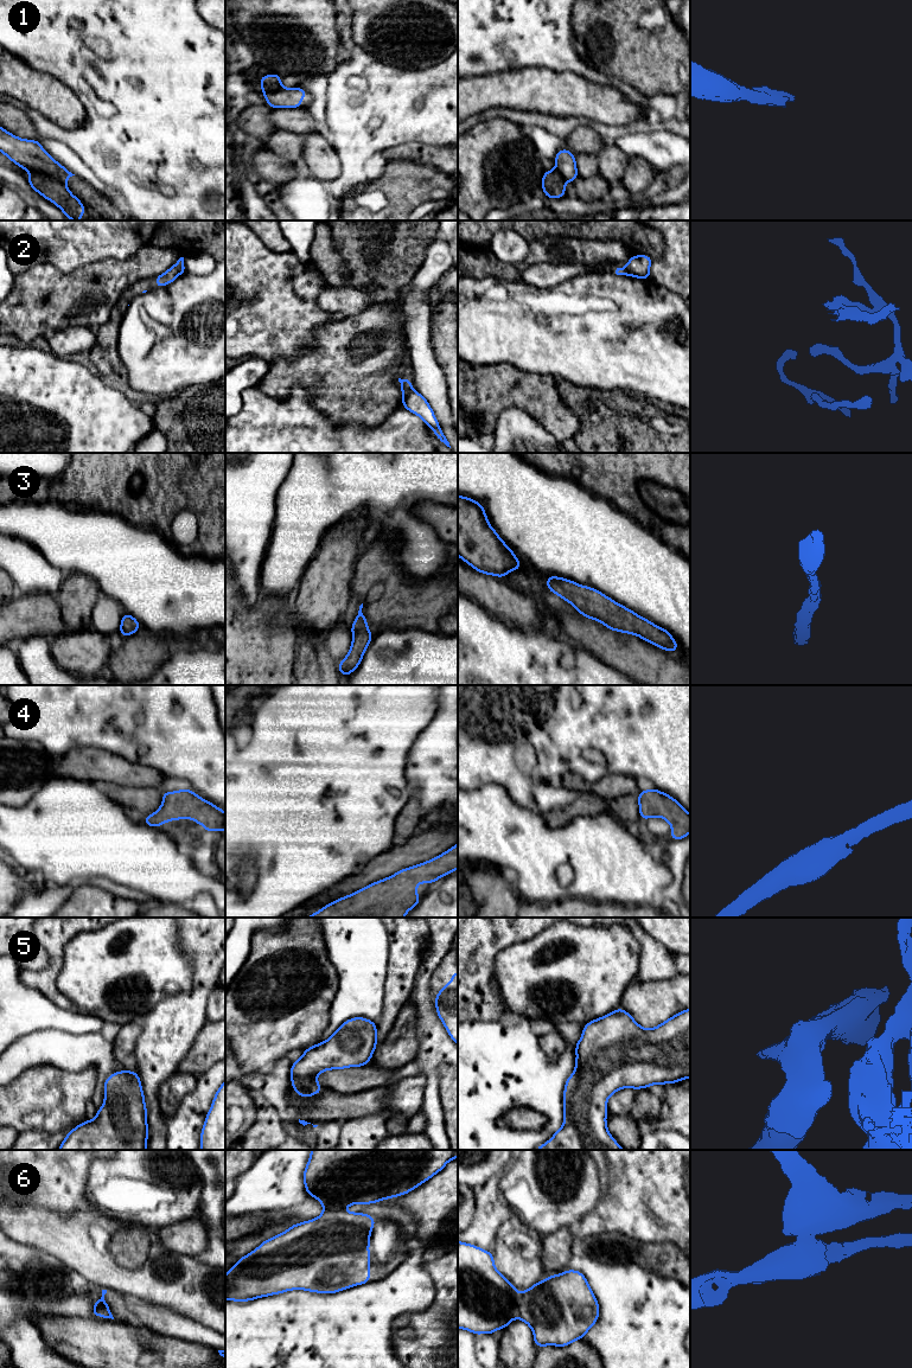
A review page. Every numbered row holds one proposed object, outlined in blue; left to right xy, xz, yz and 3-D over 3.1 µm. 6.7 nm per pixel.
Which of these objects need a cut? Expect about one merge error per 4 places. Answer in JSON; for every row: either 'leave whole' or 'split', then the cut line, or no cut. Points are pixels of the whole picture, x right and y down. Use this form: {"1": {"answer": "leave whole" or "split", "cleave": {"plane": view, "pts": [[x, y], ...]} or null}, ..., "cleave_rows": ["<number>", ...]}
{"1": {"answer": "split", "cleave": {"plane": "xy", "pts": [[33, 174], [49, 174], [63, 184]]}}, "2": {"answer": "split", "cleave": {"plane": "xz", "pts": [[413, 389], [401, 404]]}}, "3": {"answer": "leave whole", "cleave": null}, "4": {"answer": "leave whole", "cleave": null}, "5": {"answer": "leave whole", "cleave": null}, "6": {"answer": "split", "cleave": {"plane": "xz", "pts": [[325, 1208], [342, 1209]]}}, "cleave_rows": ["1", "2", "6"]}

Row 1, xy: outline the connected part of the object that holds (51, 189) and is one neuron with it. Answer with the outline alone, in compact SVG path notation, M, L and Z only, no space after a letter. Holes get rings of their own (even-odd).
M42 174L28 177L26 180L36 192L58 206L68 219L81 220L87 211L81 200L58 179Z

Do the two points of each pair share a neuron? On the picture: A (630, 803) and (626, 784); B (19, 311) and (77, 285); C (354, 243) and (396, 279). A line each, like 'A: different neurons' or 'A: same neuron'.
A: different neurons
B: same neuron
C: same neuron

